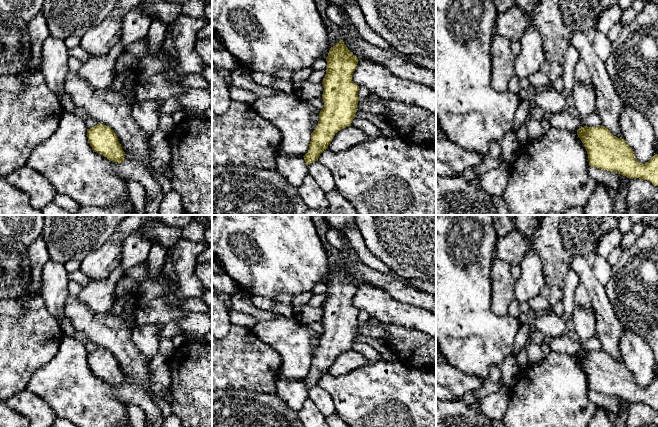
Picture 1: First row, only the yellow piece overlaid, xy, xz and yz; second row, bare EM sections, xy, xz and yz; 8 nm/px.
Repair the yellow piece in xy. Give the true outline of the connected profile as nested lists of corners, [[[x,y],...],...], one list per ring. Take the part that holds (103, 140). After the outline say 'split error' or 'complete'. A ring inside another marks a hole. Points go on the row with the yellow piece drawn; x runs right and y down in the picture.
[[[104,124],[87,129],[87,137],[92,149],[106,157],[108,160],[118,163],[124,162],[125,152],[122,150],[116,133]]]; complete

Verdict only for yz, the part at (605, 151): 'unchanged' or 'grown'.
unchanged

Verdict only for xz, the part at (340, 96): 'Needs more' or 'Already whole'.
Already whole

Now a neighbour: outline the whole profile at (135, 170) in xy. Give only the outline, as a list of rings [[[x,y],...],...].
[[[125,161],[115,170],[125,182],[131,179],[143,185],[147,191],[145,199],[153,199],[161,191],[159,184],[140,161]]]

